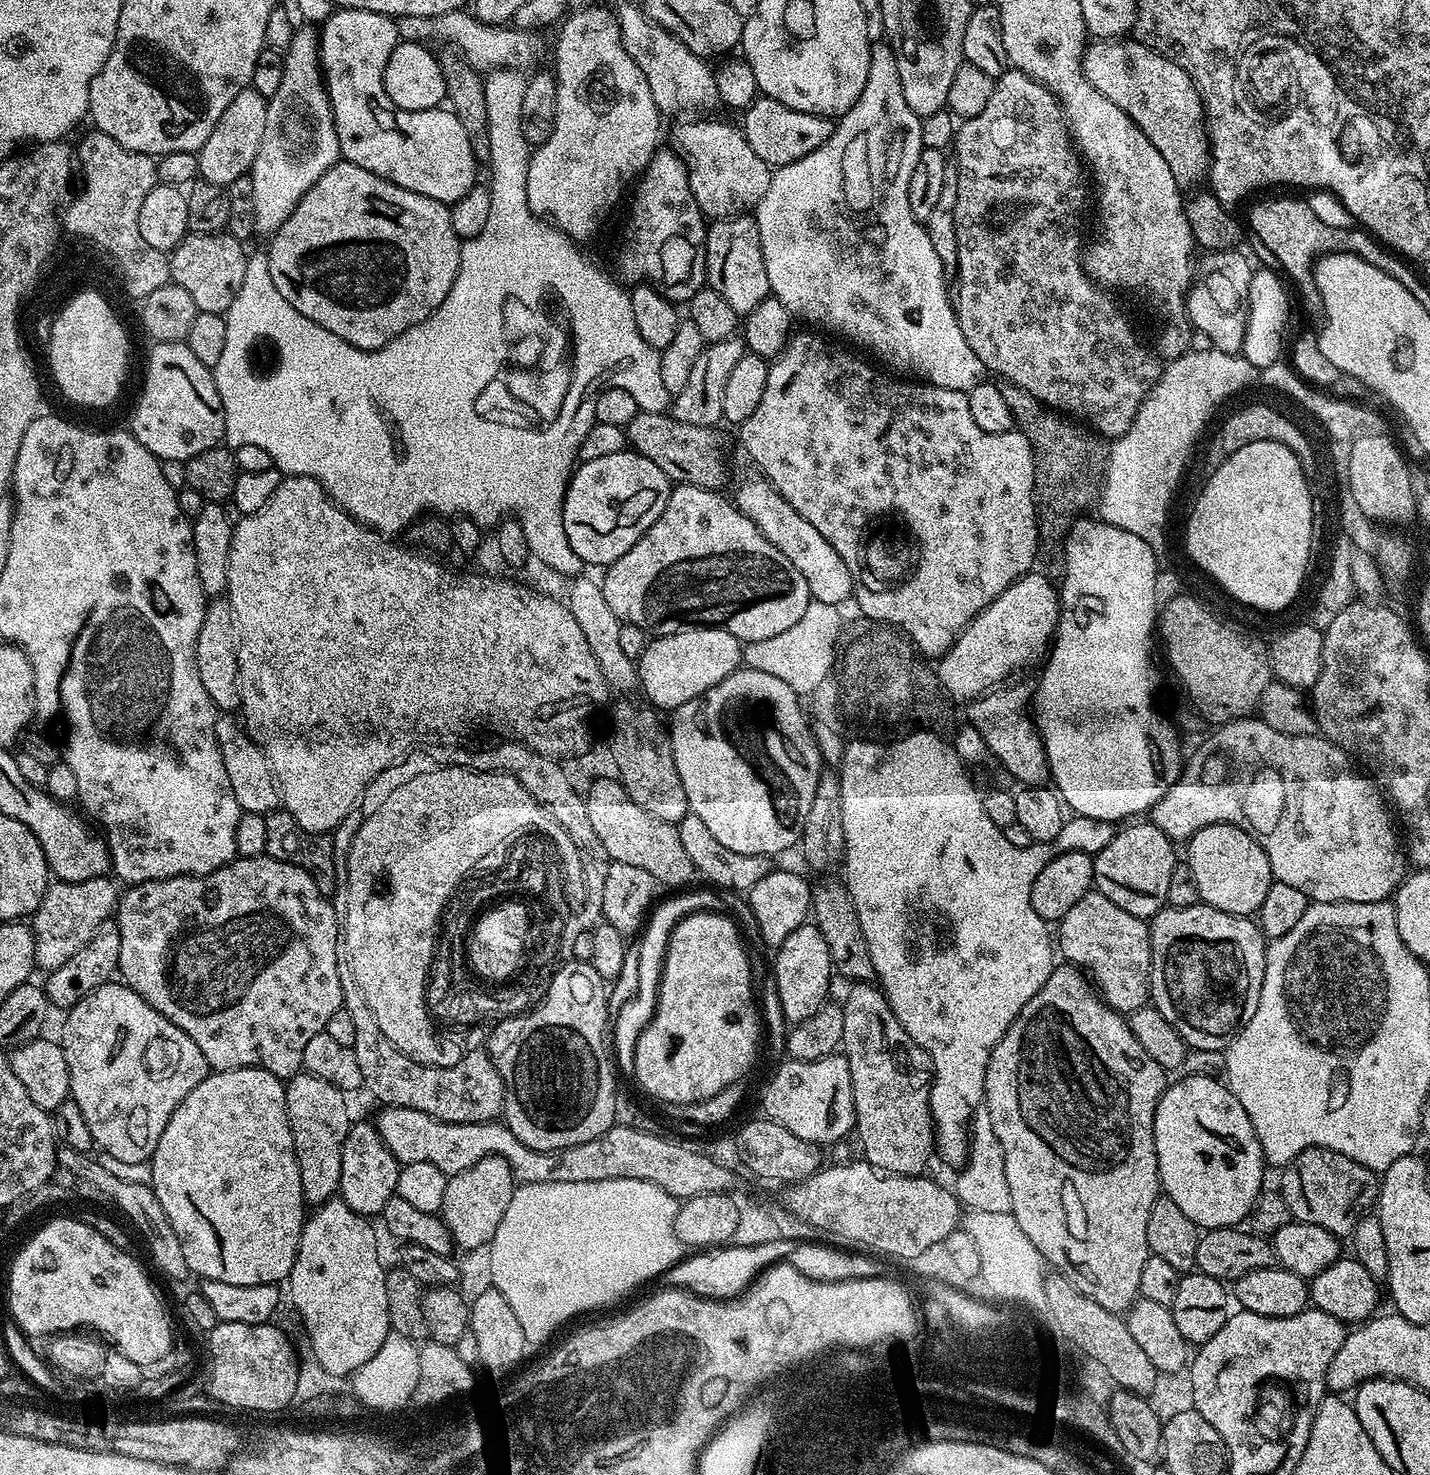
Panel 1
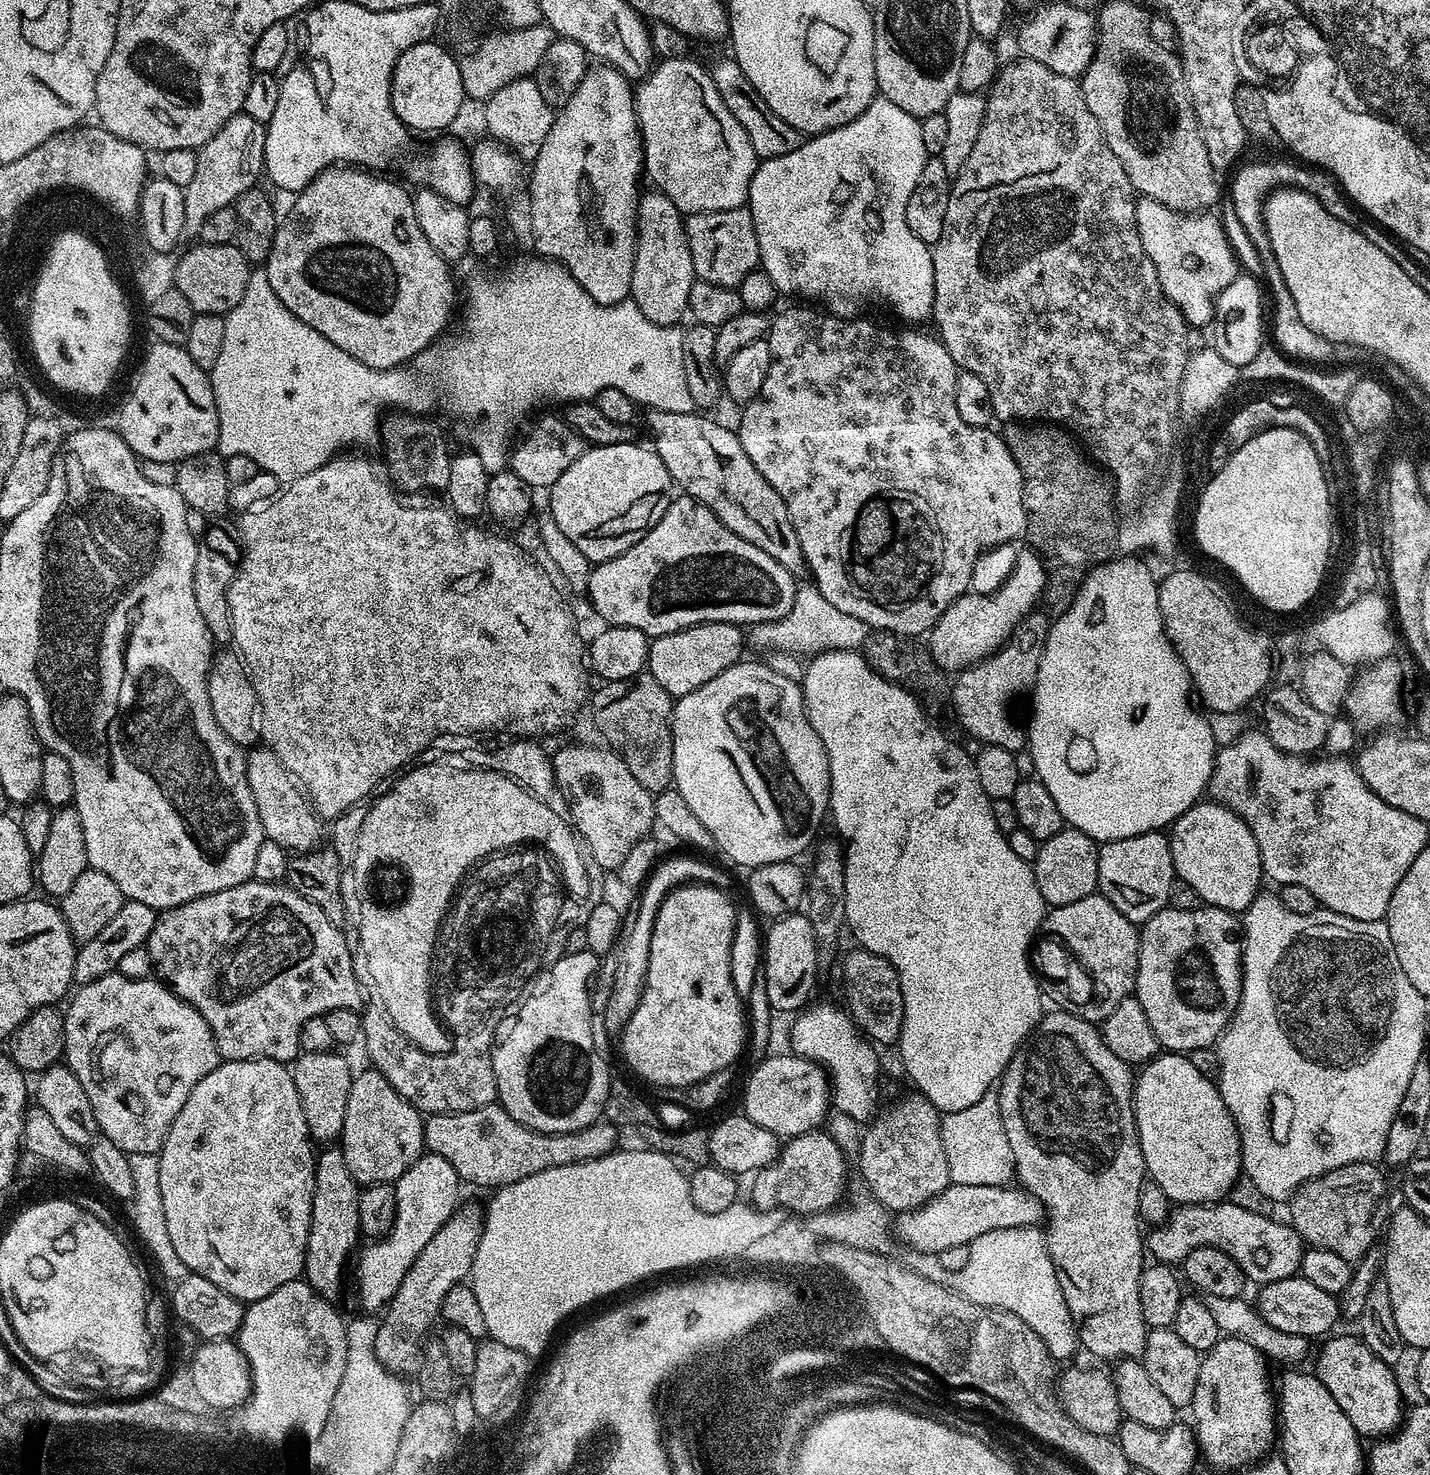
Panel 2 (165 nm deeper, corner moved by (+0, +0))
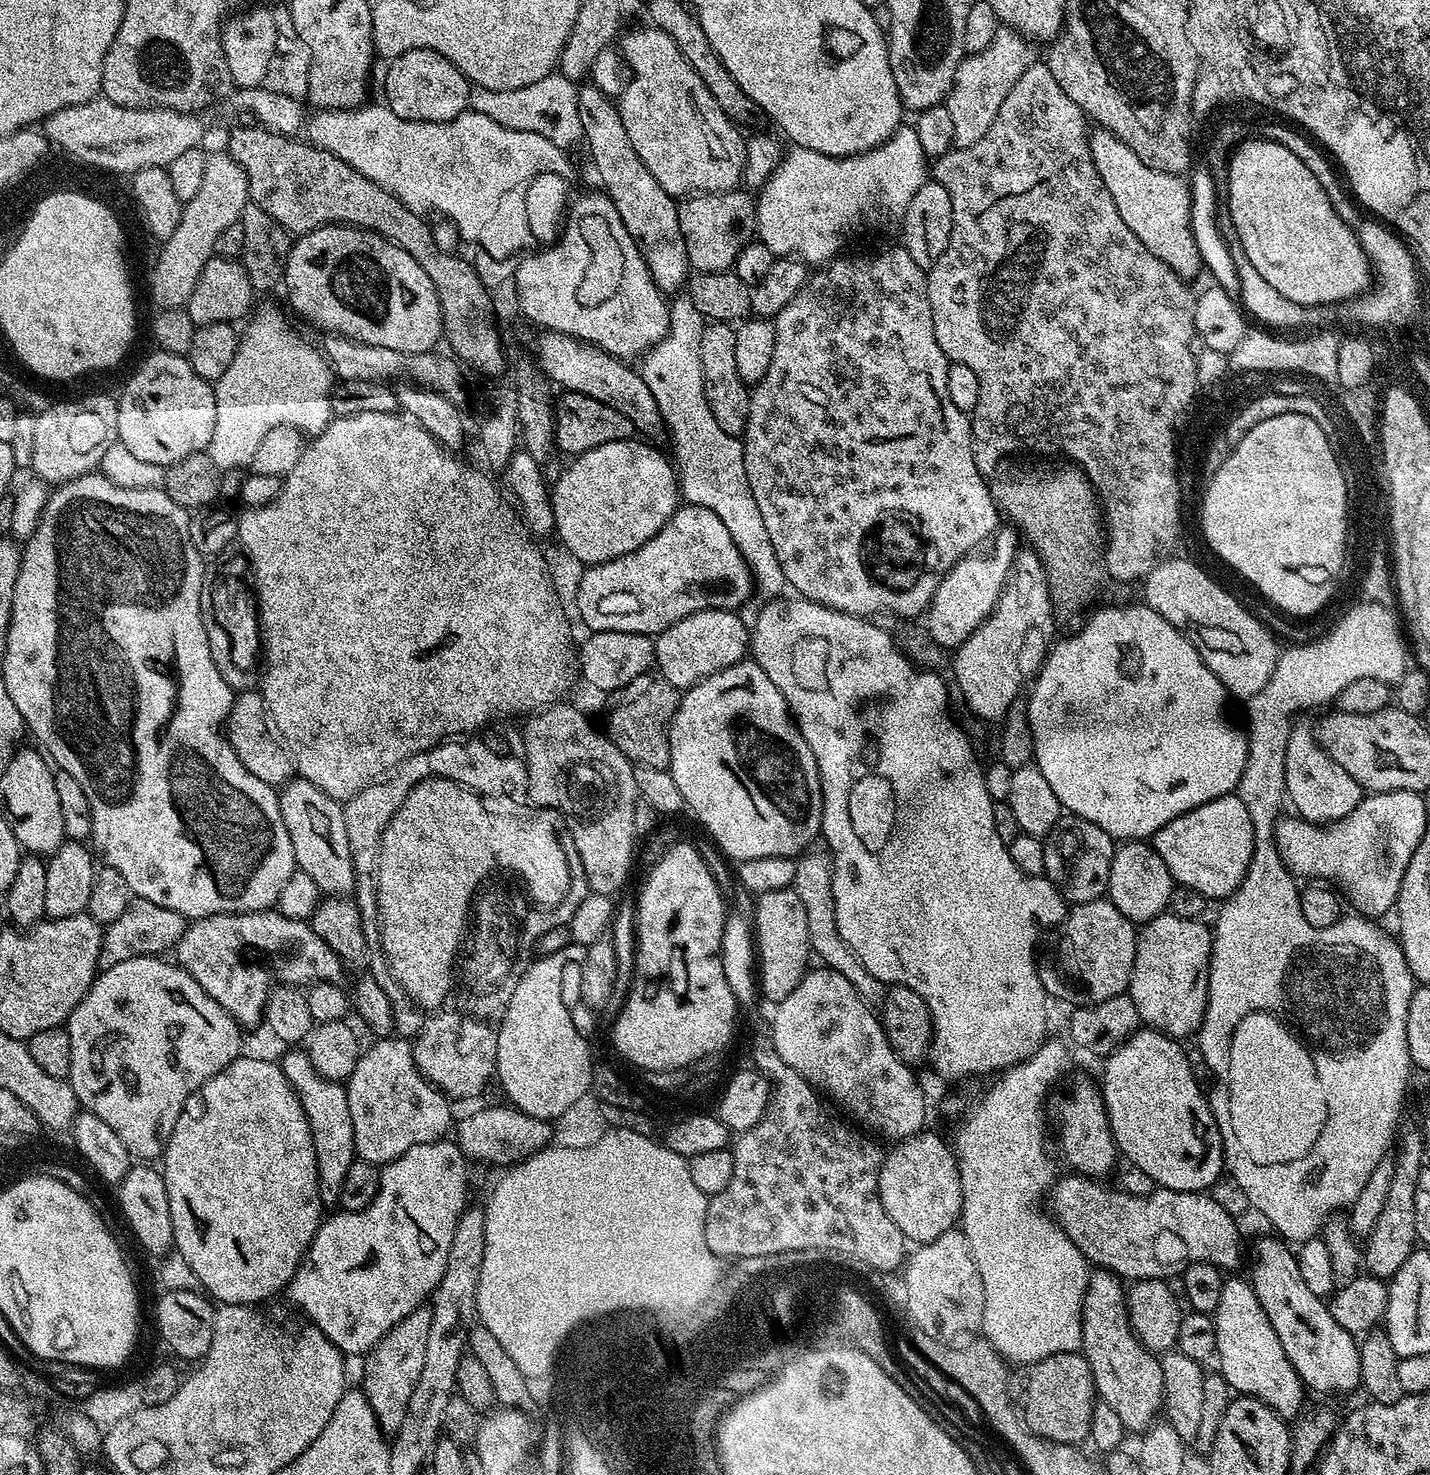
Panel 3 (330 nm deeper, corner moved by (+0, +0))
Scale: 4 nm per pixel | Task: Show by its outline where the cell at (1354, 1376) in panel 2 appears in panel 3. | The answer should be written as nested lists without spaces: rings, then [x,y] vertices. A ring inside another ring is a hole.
[[[1264,1236],[1256,1244],[1257,1264],[1252,1268],[1250,1283],[1258,1302],[1262,1302],[1262,1310],[1266,1310],[1266,1318],[1270,1318],[1270,1326],[1274,1326],[1274,1334],[1278,1334],[1278,1342],[1282,1342],[1282,1350],[1286,1350],[1286,1358],[1290,1358],[1290,1366],[1294,1366],[1300,1375],[1305,1389],[1312,1391],[1313,1388],[1316,1392],[1357,1391],[1360,1388],[1360,1345],[1357,1337],[1334,1322],[1328,1304],[1321,1297],[1310,1294],[1306,1282],[1302,1282],[1295,1251],[1283,1239],[1272,1236]]]

